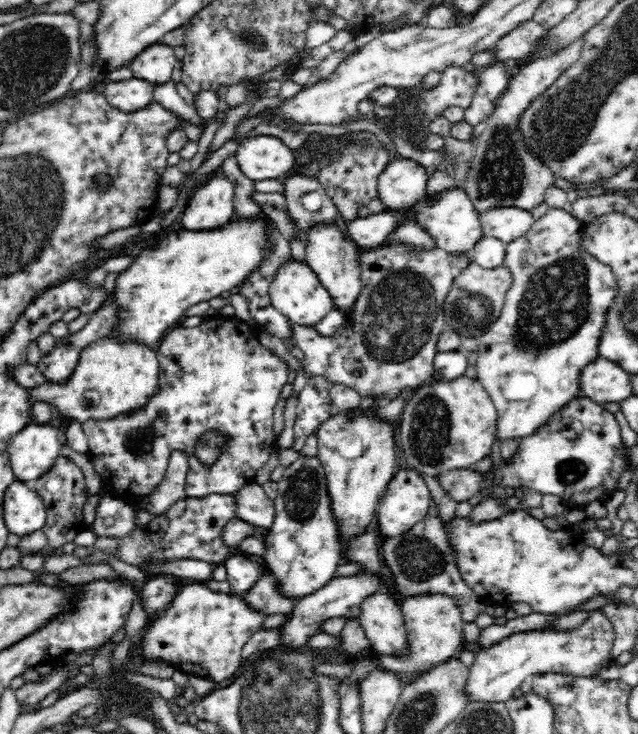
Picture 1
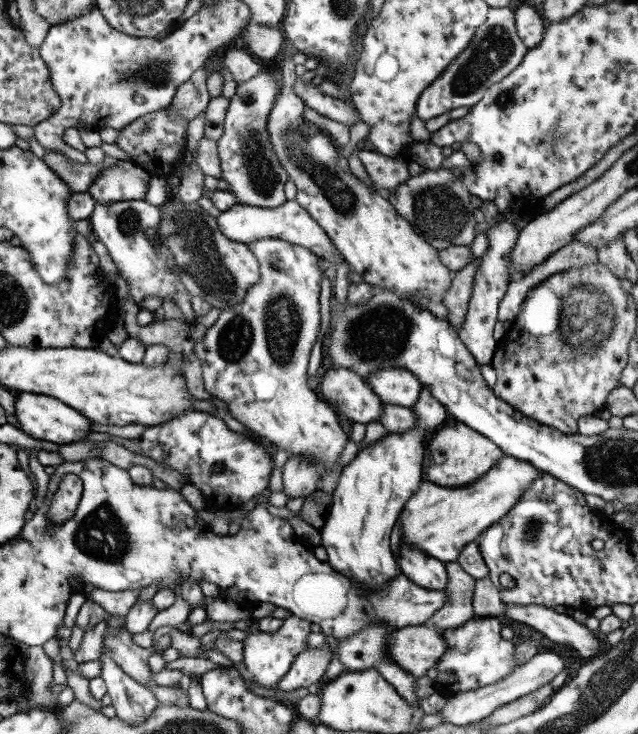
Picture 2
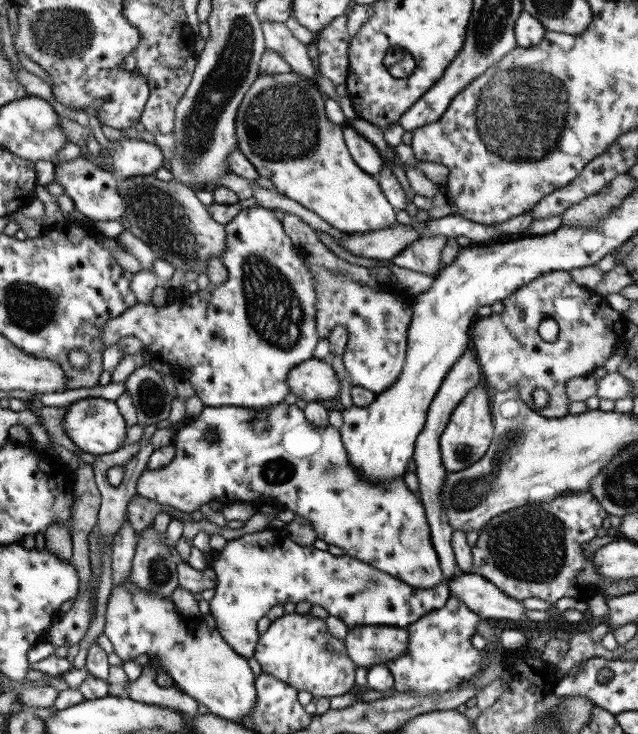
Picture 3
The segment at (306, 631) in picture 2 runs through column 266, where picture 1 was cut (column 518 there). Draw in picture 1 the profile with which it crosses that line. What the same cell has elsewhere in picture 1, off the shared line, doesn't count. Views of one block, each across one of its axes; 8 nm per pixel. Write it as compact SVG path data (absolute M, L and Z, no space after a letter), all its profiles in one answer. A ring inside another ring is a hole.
M590 611L584 623L569 630L540 629L506 636L492 647L475 651L475 661L469 666L466 695L470 701L506 702L513 700L512 694L520 684L533 675L543 675L550 672L580 677L598 677L598 670L612 664L610 652L614 646L616 632L612 622L602 611Z

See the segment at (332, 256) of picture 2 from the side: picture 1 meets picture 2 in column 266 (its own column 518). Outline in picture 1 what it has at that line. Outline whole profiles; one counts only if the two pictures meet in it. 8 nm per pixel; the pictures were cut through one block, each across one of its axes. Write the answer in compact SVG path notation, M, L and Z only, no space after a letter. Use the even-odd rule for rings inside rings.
M490 207L479 217L483 236L497 238L506 244L524 236L534 224L530 211L516 207Z

